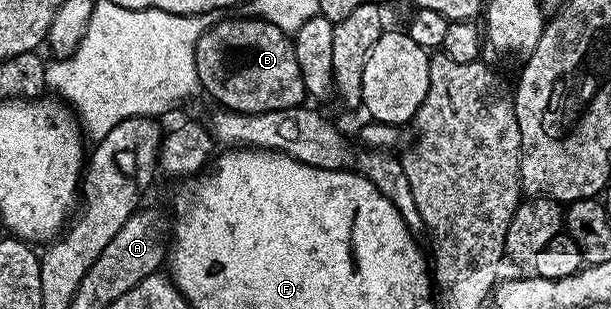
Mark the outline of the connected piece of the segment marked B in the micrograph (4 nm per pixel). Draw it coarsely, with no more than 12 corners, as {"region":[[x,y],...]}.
{"region":[[259,18],[215,21],[198,85],[241,114],[308,95],[291,35]]}

